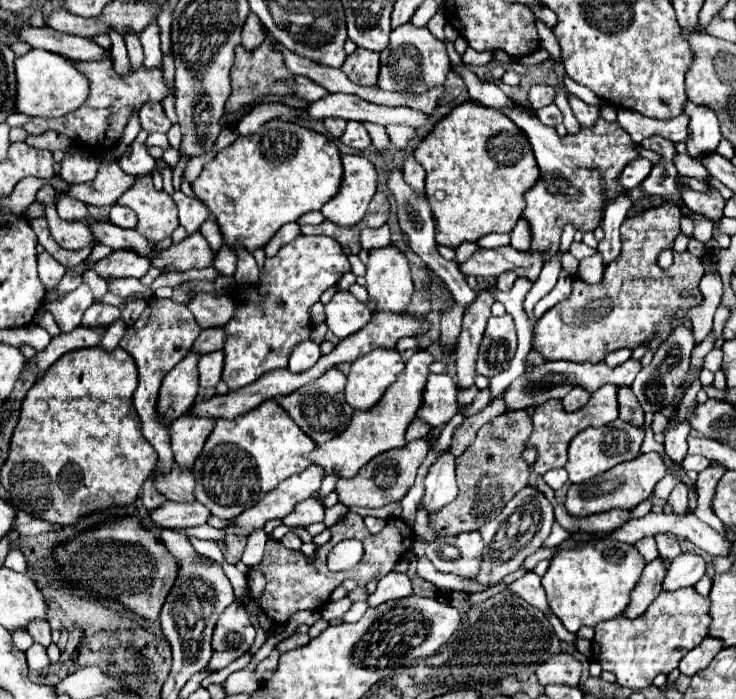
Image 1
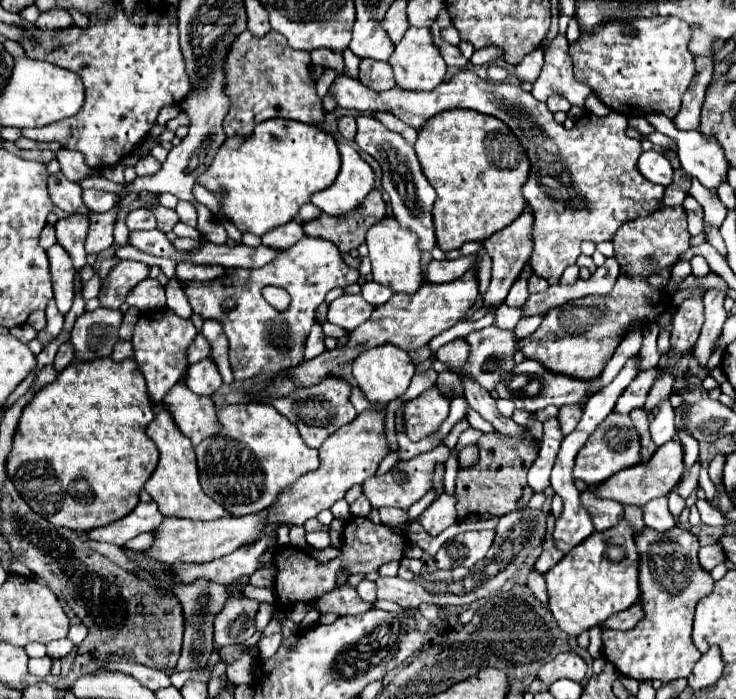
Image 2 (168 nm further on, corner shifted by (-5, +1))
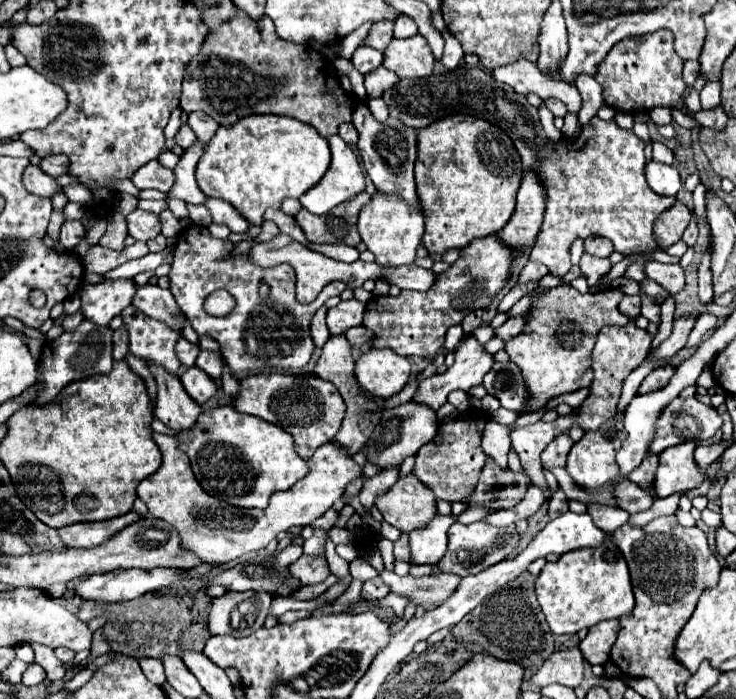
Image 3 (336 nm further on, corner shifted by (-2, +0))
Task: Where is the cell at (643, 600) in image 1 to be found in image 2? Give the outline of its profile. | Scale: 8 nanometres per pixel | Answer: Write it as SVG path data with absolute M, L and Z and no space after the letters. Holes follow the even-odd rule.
M638 600L636 604L632 604L632 608L618 612L616 616L610 616L610 620L606 620L600 628L618 628L618 630L630 630L638 624L638 620L644 618L644 608L642 608L642 600Z

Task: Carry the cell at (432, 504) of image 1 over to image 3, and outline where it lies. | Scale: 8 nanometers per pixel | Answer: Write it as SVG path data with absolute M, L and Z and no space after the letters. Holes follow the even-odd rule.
M437 515L429 527L415 529L409 535L411 543L411 565L437 565L447 549L447 529L455 523L455 517Z

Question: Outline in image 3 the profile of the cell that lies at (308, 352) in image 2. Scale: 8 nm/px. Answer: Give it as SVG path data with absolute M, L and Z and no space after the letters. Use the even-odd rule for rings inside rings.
M321 307L311 319L311 335L317 347L323 347L325 341L329 339L329 329L325 325L325 313L327 313L327 307Z

